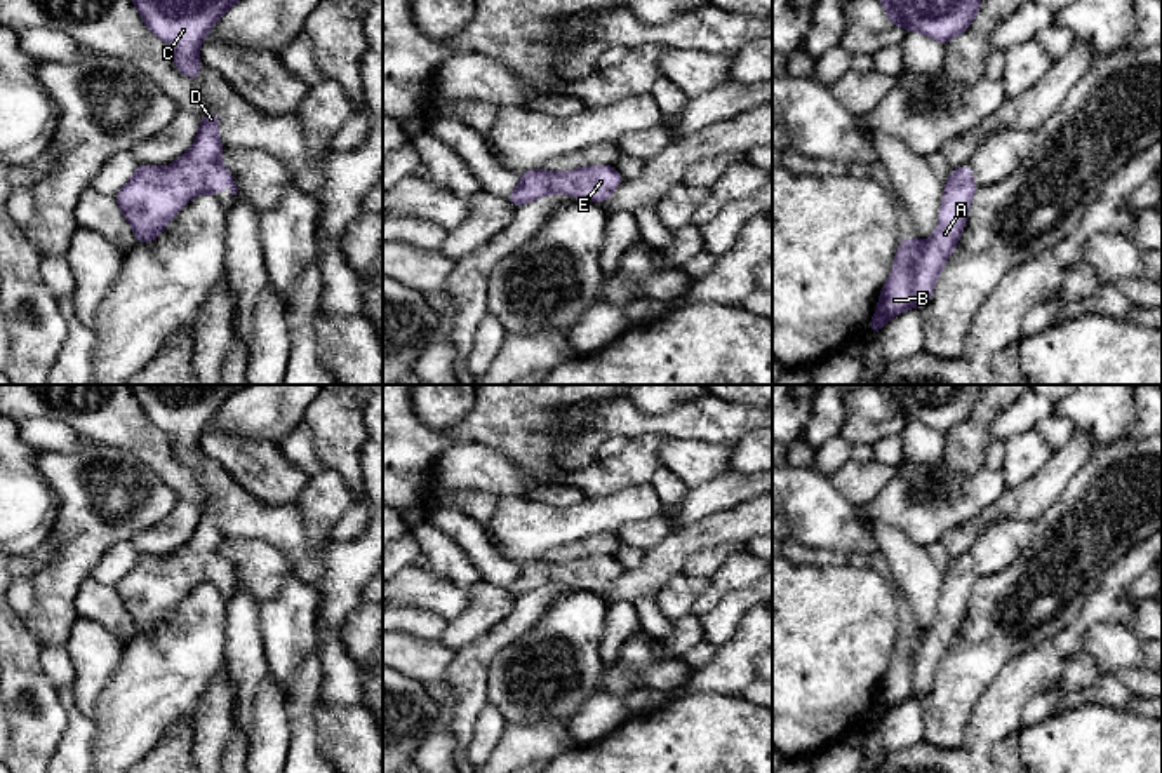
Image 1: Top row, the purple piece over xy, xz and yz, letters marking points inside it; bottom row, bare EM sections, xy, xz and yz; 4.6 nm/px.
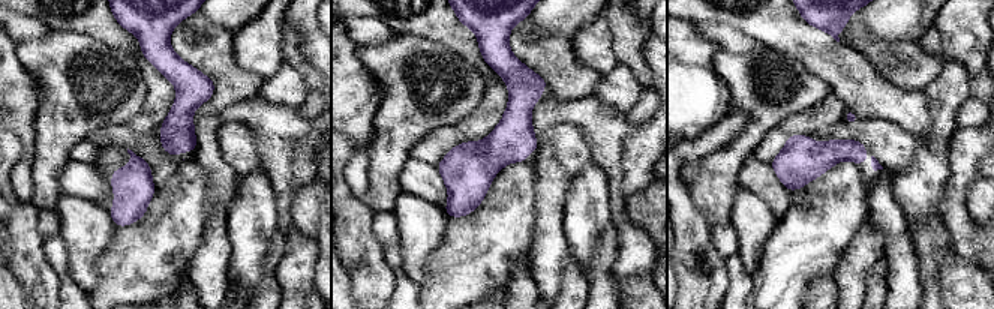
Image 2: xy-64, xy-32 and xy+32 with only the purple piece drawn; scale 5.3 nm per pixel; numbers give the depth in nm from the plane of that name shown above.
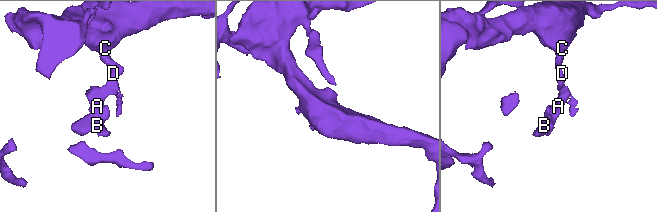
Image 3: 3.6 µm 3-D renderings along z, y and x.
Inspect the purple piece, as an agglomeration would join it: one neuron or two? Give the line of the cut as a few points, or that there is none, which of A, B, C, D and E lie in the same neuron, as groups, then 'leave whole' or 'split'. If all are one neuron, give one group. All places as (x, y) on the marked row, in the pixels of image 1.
no cut | A B C D E | leave whole

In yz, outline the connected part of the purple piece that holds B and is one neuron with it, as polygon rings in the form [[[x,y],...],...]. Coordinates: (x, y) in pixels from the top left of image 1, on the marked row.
[[[969,164],[952,171],[945,183],[941,216],[929,240],[901,239],[880,296],[878,308],[866,333],[878,333],[894,315],[906,308],[925,308],[939,272],[962,237],[969,205],[978,190]]]

